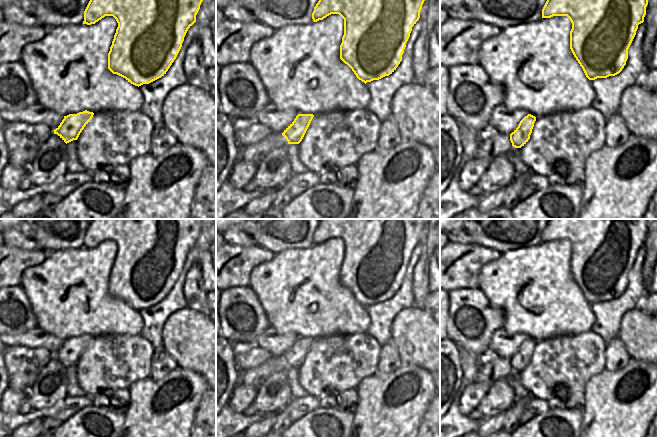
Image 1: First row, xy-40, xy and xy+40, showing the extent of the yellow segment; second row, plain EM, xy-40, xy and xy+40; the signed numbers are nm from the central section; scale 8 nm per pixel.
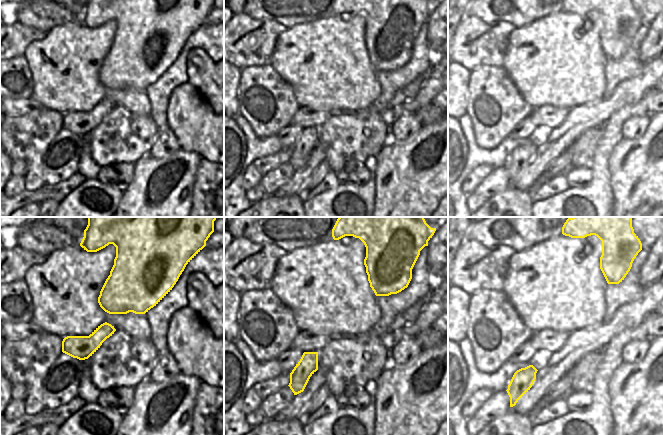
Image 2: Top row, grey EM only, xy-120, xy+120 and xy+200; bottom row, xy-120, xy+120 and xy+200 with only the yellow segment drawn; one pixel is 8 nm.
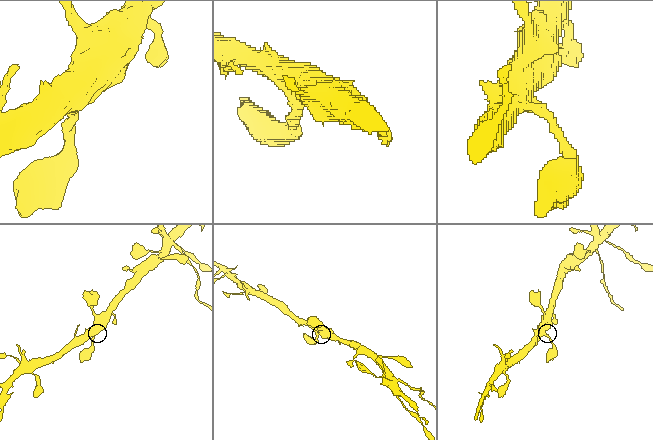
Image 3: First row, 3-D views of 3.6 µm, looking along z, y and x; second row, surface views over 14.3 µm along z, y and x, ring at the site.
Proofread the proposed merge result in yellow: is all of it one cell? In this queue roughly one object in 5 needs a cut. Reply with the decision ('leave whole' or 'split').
leave whole

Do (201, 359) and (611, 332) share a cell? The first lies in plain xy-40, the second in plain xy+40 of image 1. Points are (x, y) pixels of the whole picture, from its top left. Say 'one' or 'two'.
two

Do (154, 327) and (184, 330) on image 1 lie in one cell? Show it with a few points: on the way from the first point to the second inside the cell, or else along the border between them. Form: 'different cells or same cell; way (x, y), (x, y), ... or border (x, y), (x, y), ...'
different cells; border (177, 310), (164, 323), (161, 345)

